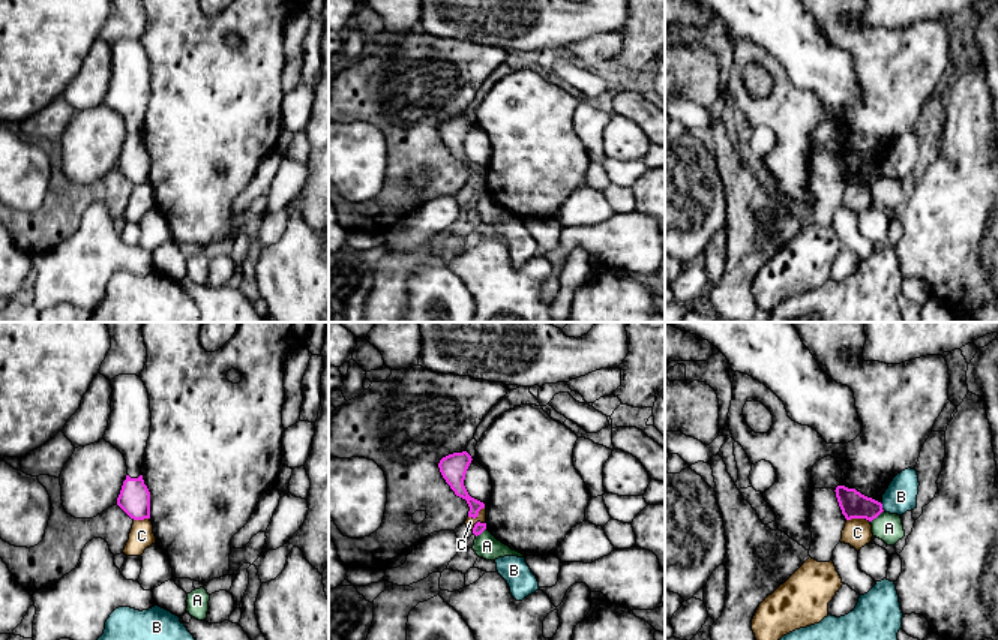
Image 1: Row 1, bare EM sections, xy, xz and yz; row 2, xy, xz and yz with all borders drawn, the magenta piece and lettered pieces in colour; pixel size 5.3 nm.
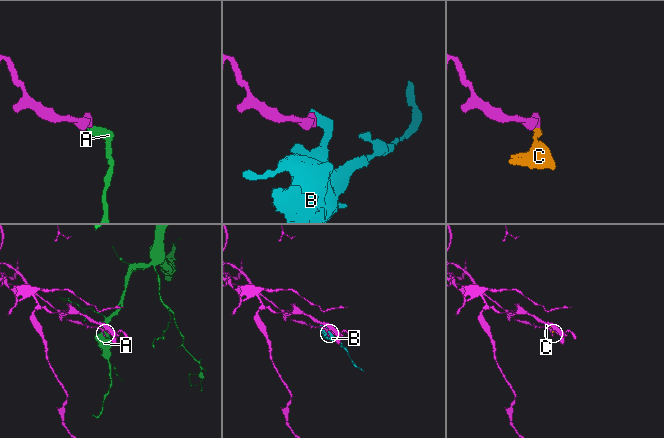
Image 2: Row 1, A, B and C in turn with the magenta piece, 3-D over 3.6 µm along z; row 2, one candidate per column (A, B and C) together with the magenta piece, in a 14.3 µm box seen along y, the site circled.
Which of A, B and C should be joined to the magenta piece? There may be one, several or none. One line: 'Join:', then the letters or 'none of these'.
Join: none of these

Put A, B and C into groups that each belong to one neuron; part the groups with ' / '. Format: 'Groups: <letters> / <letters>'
Groups: A / B / C

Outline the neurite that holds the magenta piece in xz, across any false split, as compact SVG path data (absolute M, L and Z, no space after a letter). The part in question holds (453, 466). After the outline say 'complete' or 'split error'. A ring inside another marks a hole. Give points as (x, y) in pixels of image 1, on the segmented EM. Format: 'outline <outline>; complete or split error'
outline M467 451L453 453L443 457L438 463L440 472L456 496L467 501L470 511L468 517L476 519L485 504L471 498L464 486L467 469L471 463L471 456Z; complete

